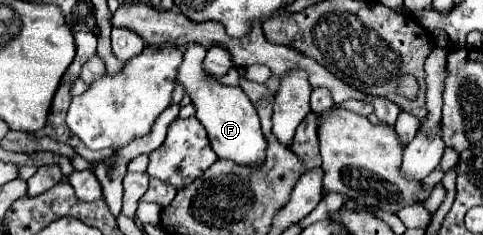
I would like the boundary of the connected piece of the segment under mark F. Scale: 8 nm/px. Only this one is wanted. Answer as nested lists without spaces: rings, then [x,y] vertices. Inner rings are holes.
[[[196,44],[184,48],[184,62],[178,70],[178,82],[184,86],[184,90],[190,94],[194,102],[196,118],[208,130],[212,150],[218,154],[218,158],[230,158],[242,166],[262,166],[266,158],[268,142],[260,128],[260,120],[254,104],[240,86],[222,86],[210,80],[208,74],[204,74],[202,70],[204,54],[206,50]]]

